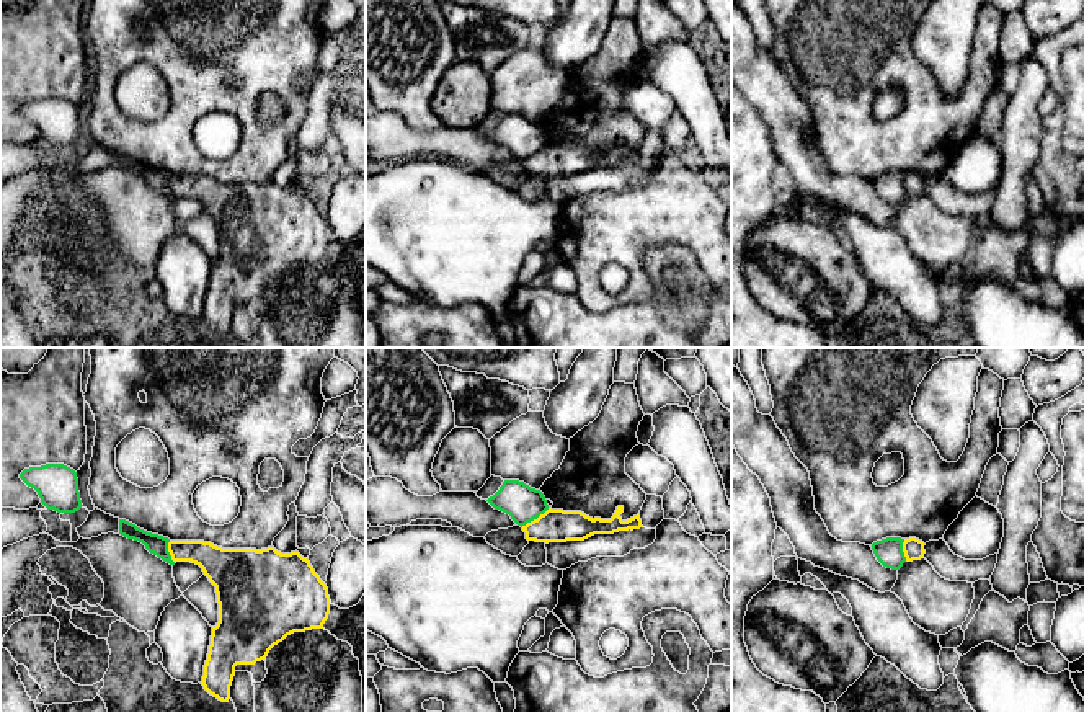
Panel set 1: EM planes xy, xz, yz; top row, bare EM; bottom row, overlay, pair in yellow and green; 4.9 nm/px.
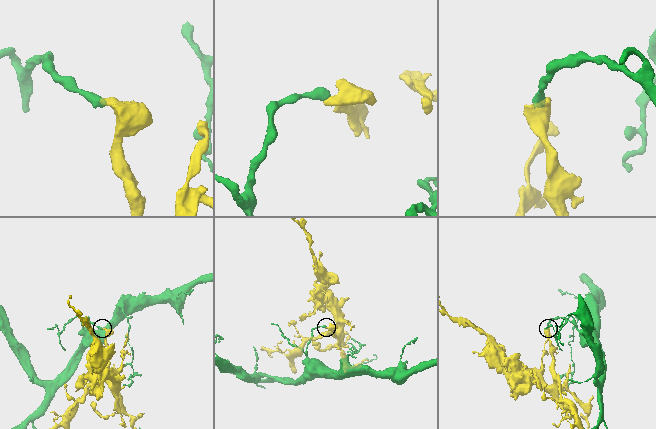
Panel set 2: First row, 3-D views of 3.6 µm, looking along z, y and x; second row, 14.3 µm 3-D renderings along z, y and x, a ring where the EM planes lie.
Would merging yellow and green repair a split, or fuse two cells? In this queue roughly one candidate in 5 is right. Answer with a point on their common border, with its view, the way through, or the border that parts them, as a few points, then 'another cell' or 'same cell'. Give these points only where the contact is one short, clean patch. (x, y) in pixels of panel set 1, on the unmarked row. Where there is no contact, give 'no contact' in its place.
meets yellow in xz at (534, 154); another cell

